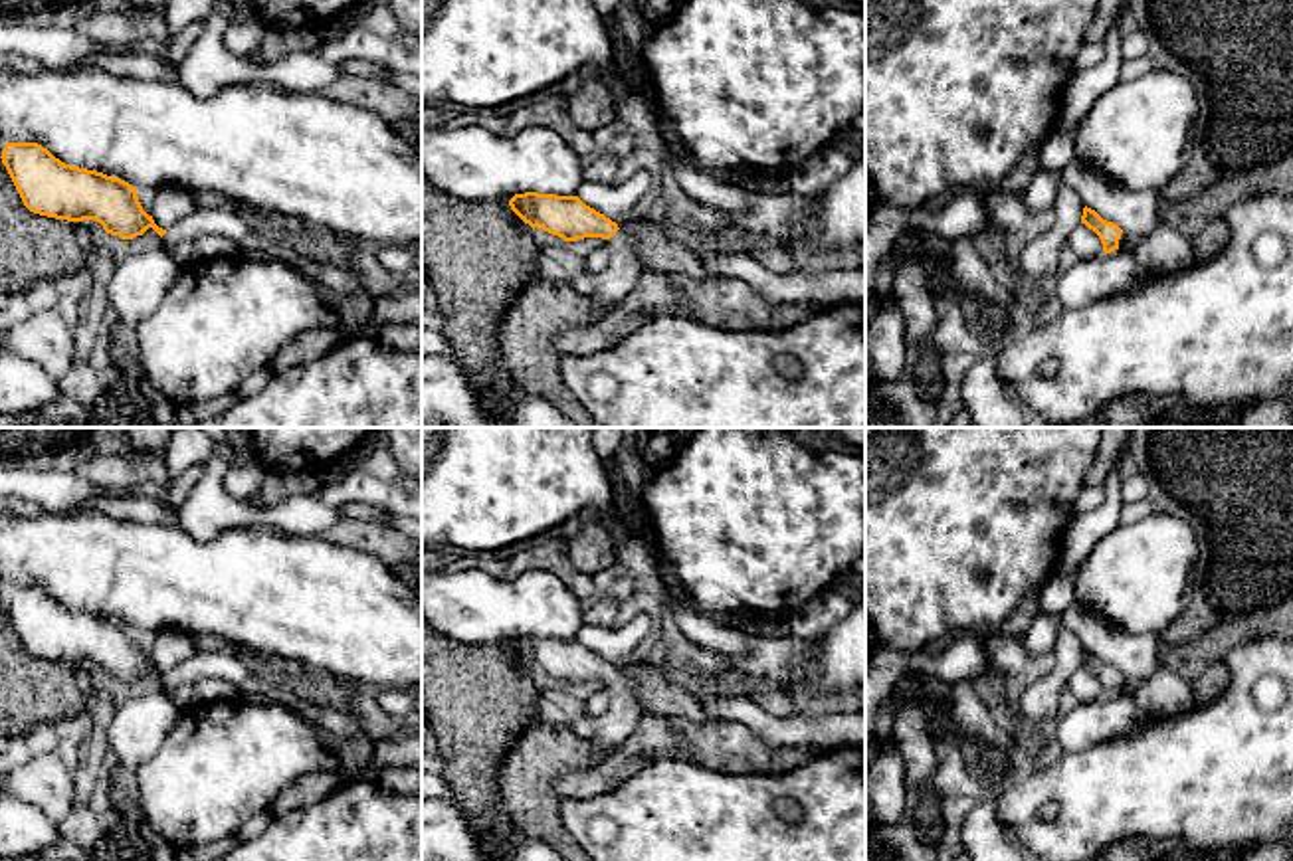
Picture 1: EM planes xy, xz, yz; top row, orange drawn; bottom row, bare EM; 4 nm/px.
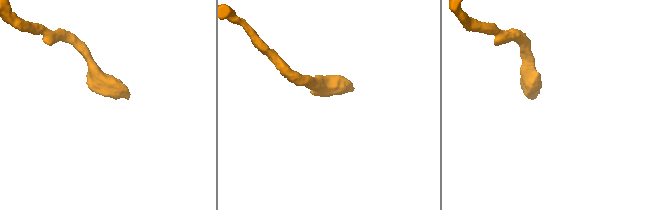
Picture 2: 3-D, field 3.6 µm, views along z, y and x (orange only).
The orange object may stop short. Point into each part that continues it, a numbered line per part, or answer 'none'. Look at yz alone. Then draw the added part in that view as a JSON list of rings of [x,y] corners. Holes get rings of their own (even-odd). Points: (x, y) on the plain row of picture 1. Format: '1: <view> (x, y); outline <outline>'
1: yz (1163, 691); outline [[[1160,663],[1143,683],[1123,675],[1119,693],[1129,695],[1146,715],[1178,715],[1196,705],[1190,683]]]

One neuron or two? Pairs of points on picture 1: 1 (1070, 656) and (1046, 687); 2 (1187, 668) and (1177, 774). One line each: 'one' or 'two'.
1: one
2: two

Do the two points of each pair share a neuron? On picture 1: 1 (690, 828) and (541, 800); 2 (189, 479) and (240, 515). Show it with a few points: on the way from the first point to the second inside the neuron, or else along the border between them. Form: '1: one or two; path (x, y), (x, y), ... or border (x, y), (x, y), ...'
1: two; border (559, 798), (559, 818), (577, 840)
2: two; border (204, 466), (198, 481), (177, 509)

